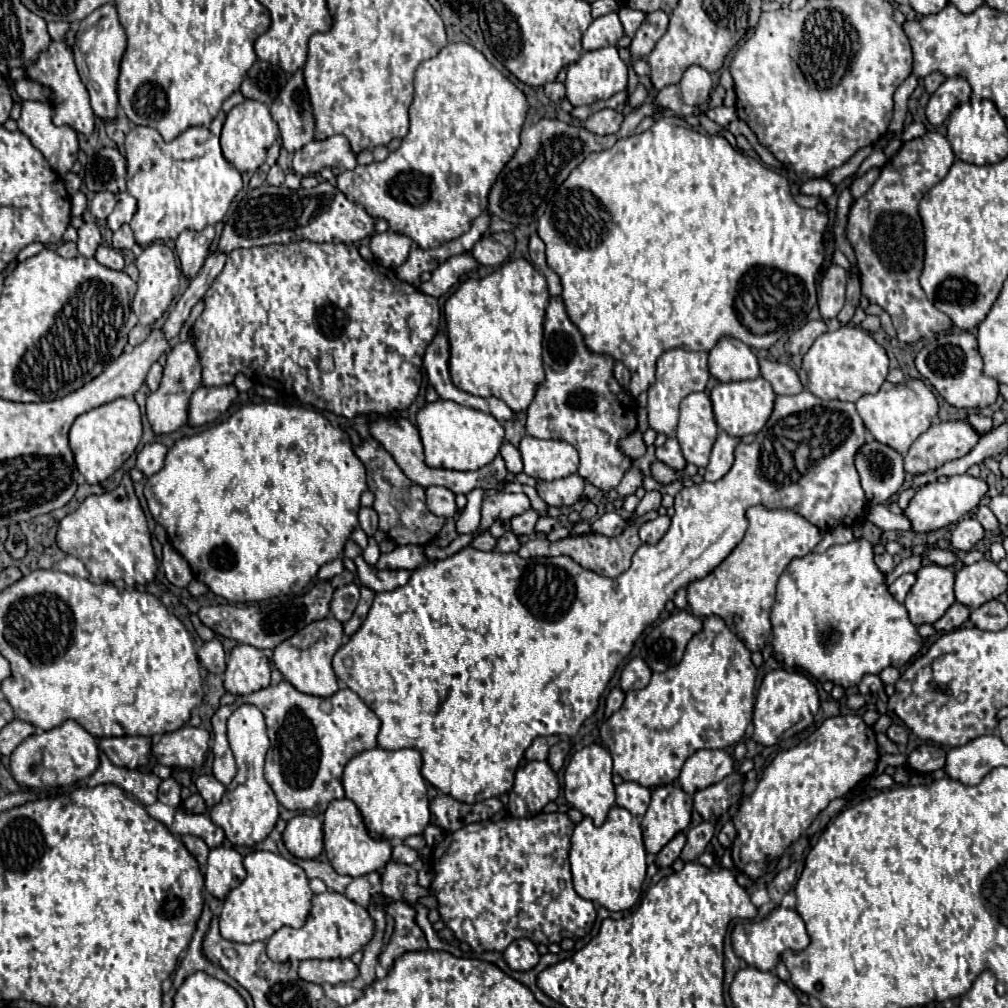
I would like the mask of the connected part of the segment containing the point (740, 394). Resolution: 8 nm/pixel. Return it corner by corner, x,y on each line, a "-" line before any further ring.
760,376
756,380
716,384
710,392
710,400
712,400
712,406
714,406
714,416
716,416
718,428
724,430
730,436
742,438
746,434
758,434
764,428
764,424
768,422
768,418
774,410
776,394
770,388
770,384

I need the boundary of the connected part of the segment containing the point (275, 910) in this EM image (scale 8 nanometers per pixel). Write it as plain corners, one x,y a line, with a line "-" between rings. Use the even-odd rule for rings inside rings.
252,852
244,858
246,880
234,888
226,900
220,916
220,932
226,940
252,944
268,940
282,926
302,928
310,914
312,890
302,868
274,852

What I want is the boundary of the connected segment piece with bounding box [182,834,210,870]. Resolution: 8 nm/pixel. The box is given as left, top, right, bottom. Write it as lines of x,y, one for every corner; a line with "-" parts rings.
186,834
186,836
182,836
182,842
184,842
184,846
188,848
188,852
198,860
200,868
204,870
204,868
206,868
206,860
208,860
208,852
210,852
208,846
204,844
204,840
198,838
198,836

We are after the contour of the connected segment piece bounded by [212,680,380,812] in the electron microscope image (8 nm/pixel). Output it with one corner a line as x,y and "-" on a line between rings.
282,680
276,686
268,686
264,690
258,690
248,696
238,696
232,706
220,706
216,714
212,716
212,728
214,728
214,742
212,742
212,752
214,752
214,776
228,786
234,776
236,776
236,766
234,766
234,756
226,740
226,720
234,712
234,708
242,704
256,704
260,712
264,712
266,726
268,726
268,736
272,742
272,750
268,752
266,758
266,780
272,786
278,802
286,810
318,810
326,812
328,804
332,800
344,798
344,788
342,788
342,770
350,756
366,750
366,748
376,748
378,746
378,732
380,732
380,720
378,716
348,688
340,690
330,698
320,698
310,696
304,692
298,692
290,682

